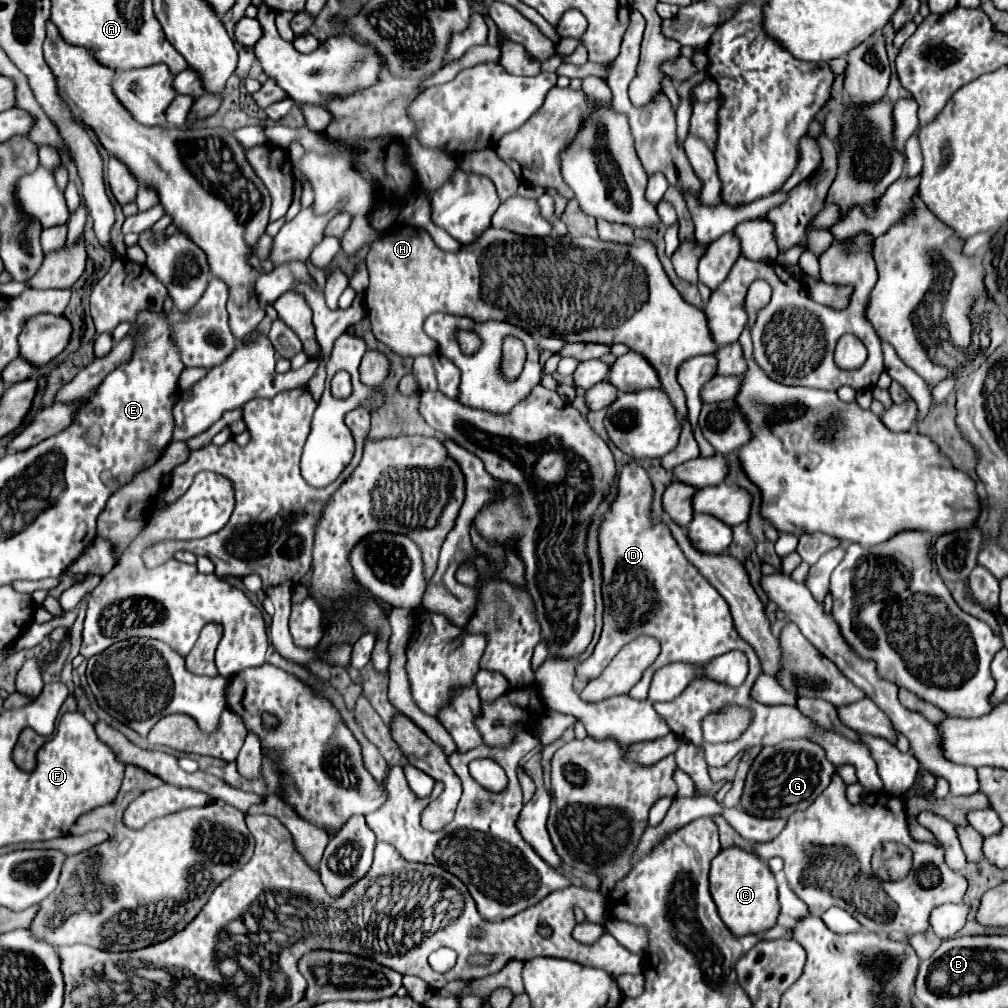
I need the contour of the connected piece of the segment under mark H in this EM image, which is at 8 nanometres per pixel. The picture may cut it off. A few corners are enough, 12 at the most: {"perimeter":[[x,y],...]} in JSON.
{"perimeter":[[396,224],[366,308],[400,356],[434,312],[622,342],[672,392],[714,354],[656,248]]}

